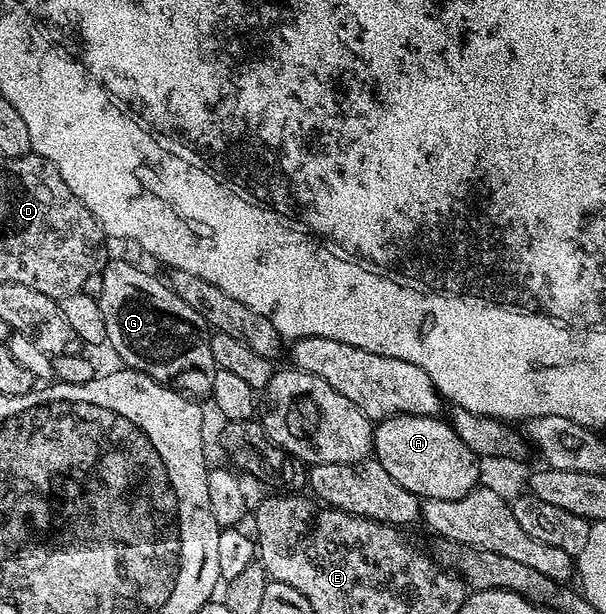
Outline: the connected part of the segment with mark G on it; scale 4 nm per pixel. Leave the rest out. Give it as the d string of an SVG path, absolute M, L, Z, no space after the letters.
M111 259L103 267L102 285L97 296L100 310L104 313L104 326L108 326L106 335L109 347L114 347L121 363L128 368L135 368L152 377L156 382L166 384L178 392L184 392L191 398L209 397L214 391L214 359L210 349L212 329L188 302L176 298L165 279L157 280L150 272L129 264L126 260Z

